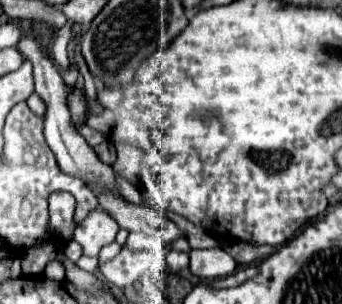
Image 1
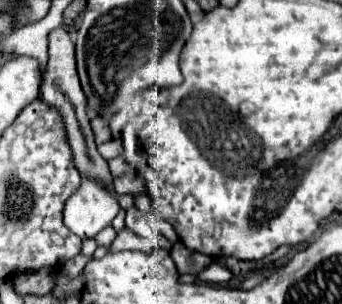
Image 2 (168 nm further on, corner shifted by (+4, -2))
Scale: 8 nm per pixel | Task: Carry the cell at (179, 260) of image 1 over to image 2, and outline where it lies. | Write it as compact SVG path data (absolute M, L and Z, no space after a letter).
M176 242L172 246L170 256L172 256L180 274L198 274L210 262L210 256L194 252L194 250L186 248L182 242Z

